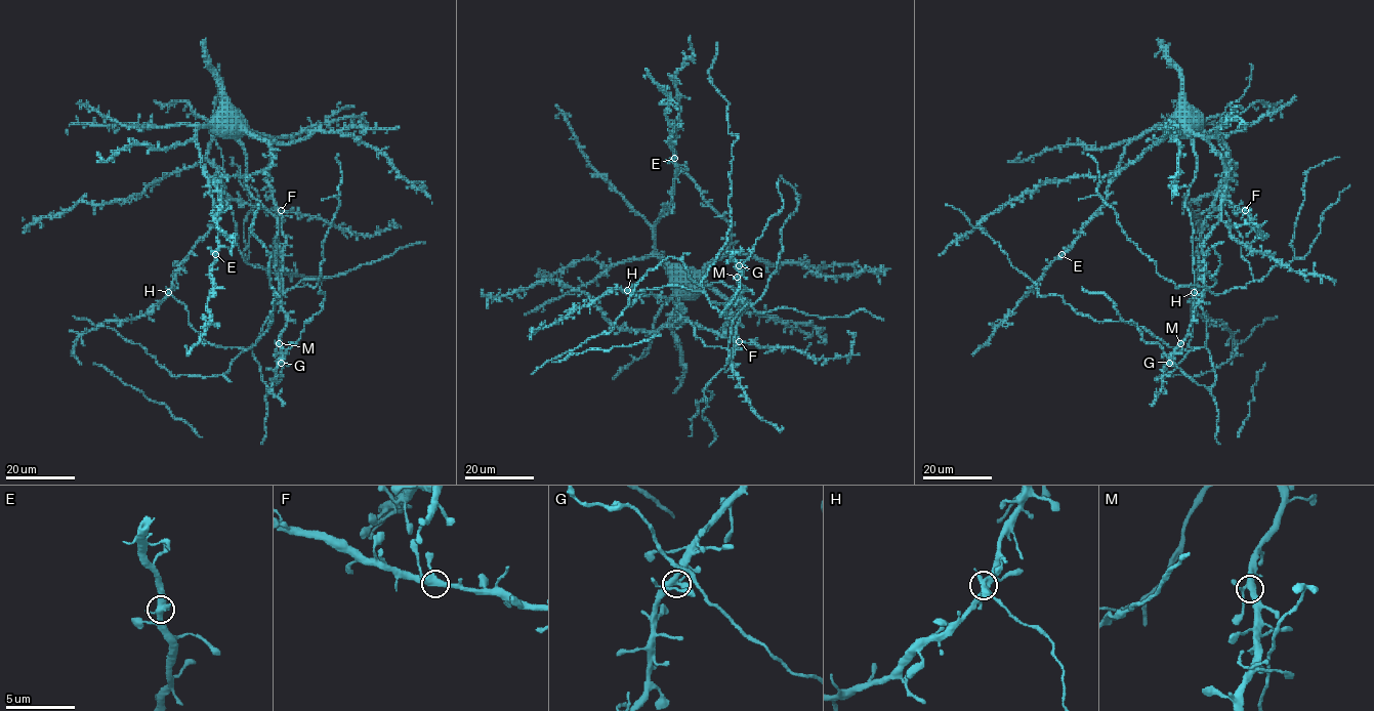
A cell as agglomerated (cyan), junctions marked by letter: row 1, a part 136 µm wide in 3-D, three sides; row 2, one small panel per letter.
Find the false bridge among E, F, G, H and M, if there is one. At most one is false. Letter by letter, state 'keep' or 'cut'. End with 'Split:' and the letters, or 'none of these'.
E: keep
F: keep
G: keep
H: keep
M: keep
Split: none of these

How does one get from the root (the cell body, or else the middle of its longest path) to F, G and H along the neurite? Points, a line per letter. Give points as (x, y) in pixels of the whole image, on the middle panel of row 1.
F: (686, 279), (691, 287), (671, 312), (682, 324), (693, 322), (739, 341)
G: (686, 279), (704, 293), (708, 285), (723, 282), (736, 288), (740, 298), (745, 289), (738, 281), (739, 265)
H: (686, 279), (691, 287), (671, 312), (680, 324), (676, 322), (684, 308), (672, 300), (626, 291)

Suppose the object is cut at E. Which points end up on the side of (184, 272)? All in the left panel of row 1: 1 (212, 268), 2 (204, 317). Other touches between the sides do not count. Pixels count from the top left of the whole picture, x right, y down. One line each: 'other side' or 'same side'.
1: other side
2: other side

